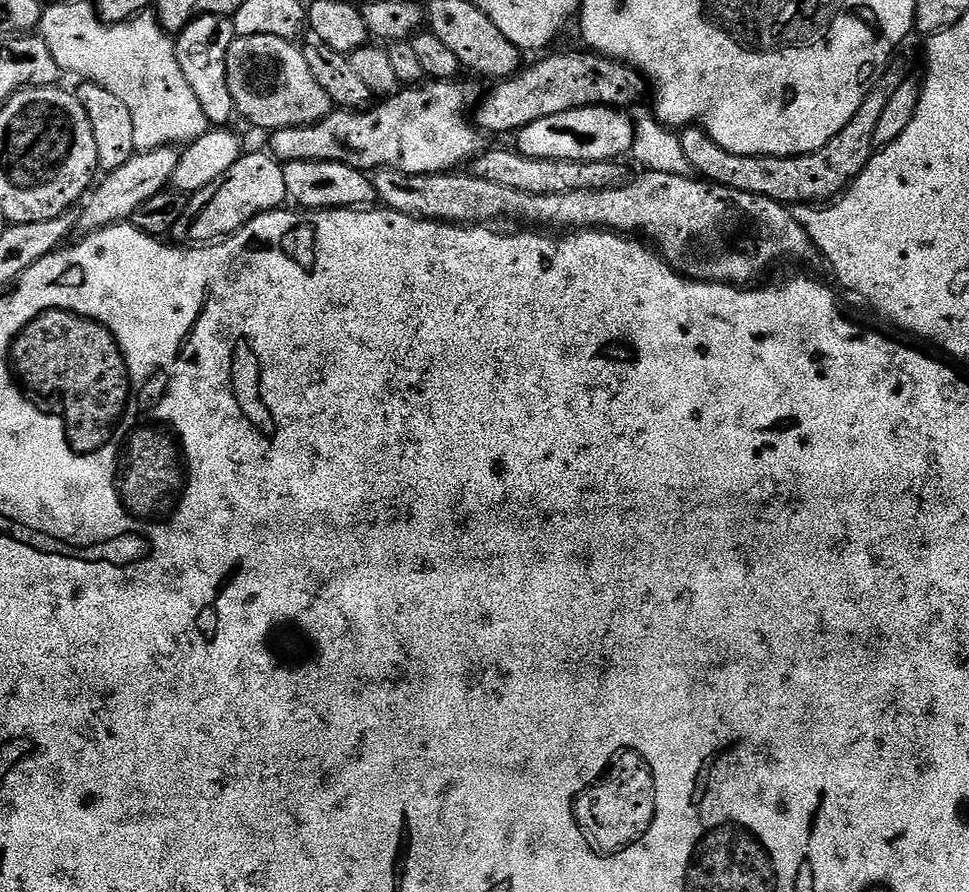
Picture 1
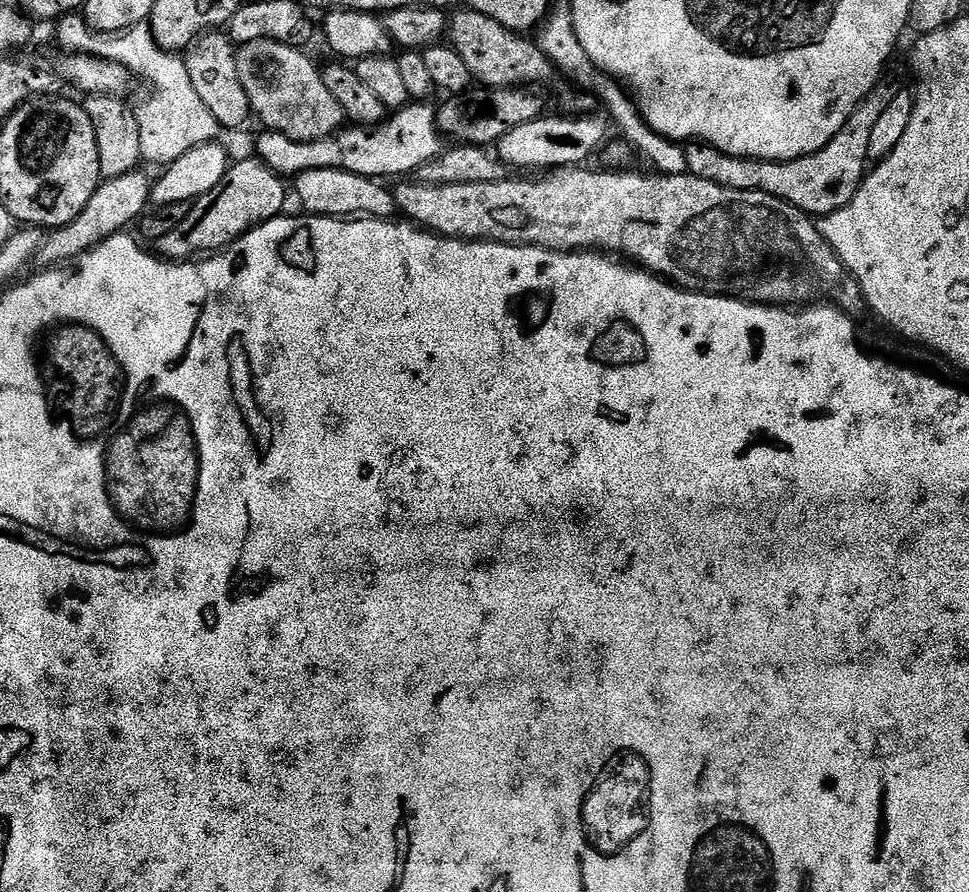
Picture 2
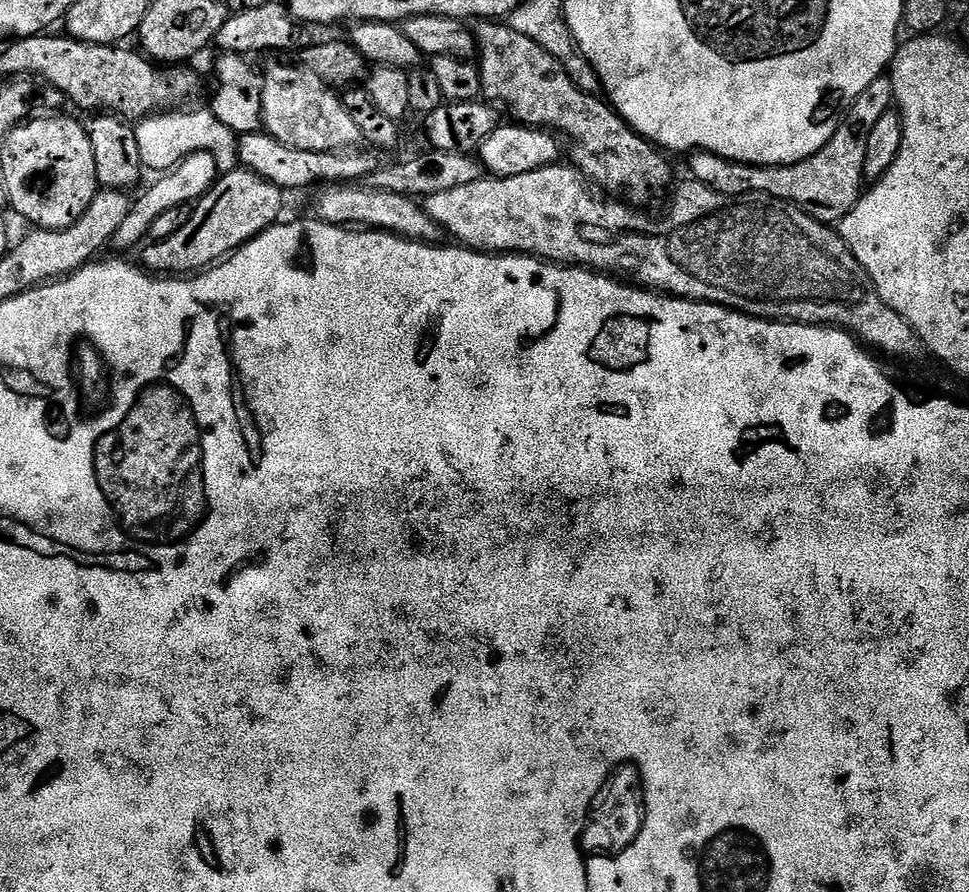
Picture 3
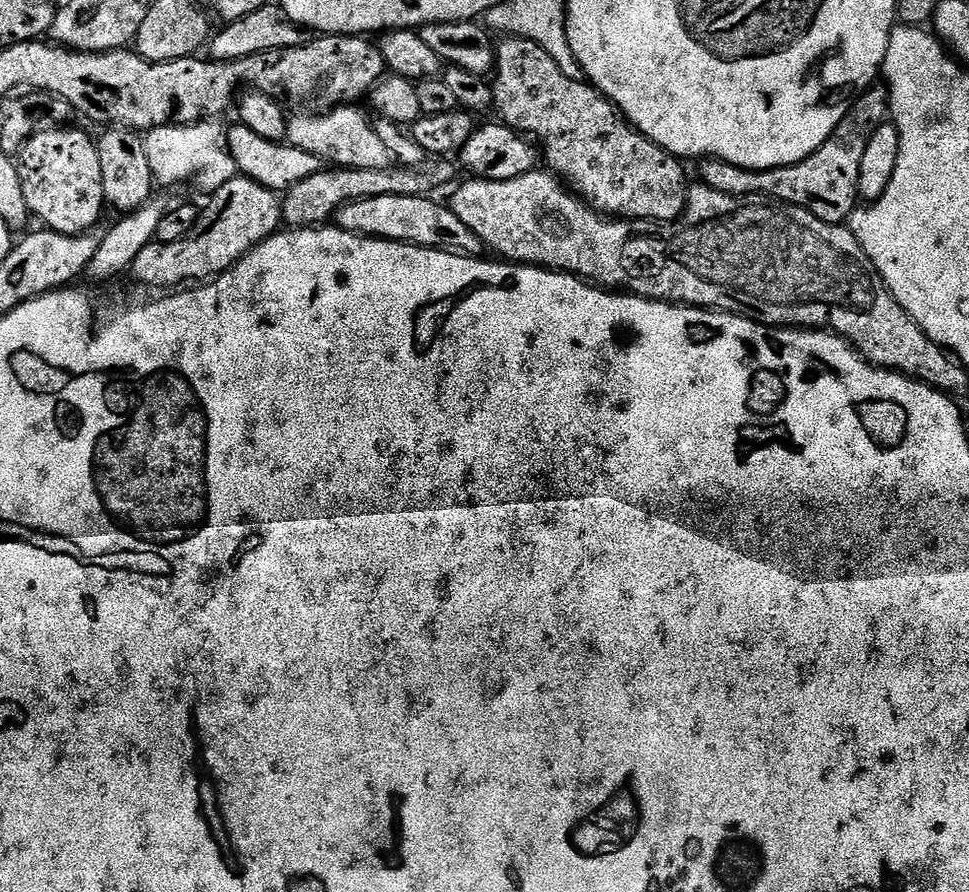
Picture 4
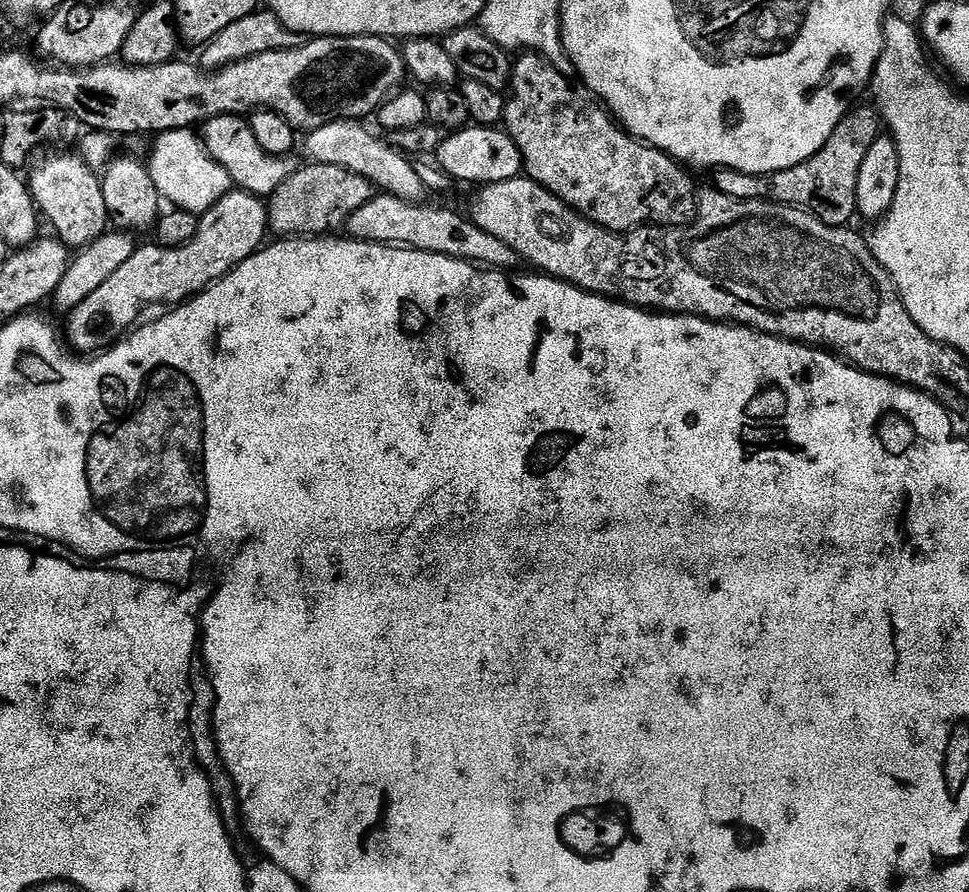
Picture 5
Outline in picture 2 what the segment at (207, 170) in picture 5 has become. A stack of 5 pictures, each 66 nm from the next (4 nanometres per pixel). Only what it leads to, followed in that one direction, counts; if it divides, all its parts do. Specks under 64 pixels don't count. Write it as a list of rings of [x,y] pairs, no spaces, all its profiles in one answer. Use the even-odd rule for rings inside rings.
[[[73,14],[70,16],[61,16],[58,23],[55,25],[56,28],[56,40],[61,44],[65,49],[63,50],[68,54],[87,54],[90,56],[100,56],[103,60],[113,60],[114,62],[118,62],[122,66],[126,66],[129,72],[132,73],[133,77],[145,80],[146,83],[152,87],[152,97],[149,98],[148,101],[145,102],[144,105],[139,105],[138,115],[140,118],[140,137],[142,138],[142,157],[145,161],[148,160],[152,164],[160,164],[159,166],[167,165],[169,162],[177,160],[178,158],[182,158],[182,154],[186,154],[186,150],[194,150],[194,146],[202,146],[203,144],[210,144],[218,141],[222,147],[226,150],[226,154],[228,155],[229,161],[235,162],[237,164],[241,164],[242,162],[246,162],[247,160],[253,159],[256,156],[256,136],[253,133],[248,133],[248,130],[241,130],[239,128],[226,128],[220,125],[218,122],[218,118],[214,118],[214,114],[210,114],[210,110],[206,110],[206,105],[203,104],[202,98],[198,98],[198,90],[194,90],[194,82],[190,82],[190,74],[188,73],[188,68],[184,64],[183,59],[177,53],[168,52],[162,46],[158,46],[158,42],[154,38],[154,34],[152,33],[151,27],[147,23],[139,24],[138,26],[134,26],[133,28],[127,28],[125,32],[119,34],[105,34],[102,32],[96,32],[90,25],[85,22],[83,15]]]

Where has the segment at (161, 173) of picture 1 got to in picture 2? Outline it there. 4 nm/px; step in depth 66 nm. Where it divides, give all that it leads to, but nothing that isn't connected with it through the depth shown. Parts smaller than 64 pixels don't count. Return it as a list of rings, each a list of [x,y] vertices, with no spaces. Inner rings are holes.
[[[137,170],[130,174],[122,174],[118,178],[104,180],[94,190],[94,198],[86,202],[86,210],[74,218],[66,226],[49,231],[44,241],[40,243],[39,263],[44,266],[60,266],[65,262],[75,261],[77,256],[98,246],[106,238],[123,233],[131,223],[139,221],[149,207],[152,199],[153,181],[148,180],[144,170]]]

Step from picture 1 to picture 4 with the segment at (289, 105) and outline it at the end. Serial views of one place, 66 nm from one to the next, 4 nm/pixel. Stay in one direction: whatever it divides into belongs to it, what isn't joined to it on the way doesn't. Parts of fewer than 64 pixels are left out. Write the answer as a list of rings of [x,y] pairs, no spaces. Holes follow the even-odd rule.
[[[345,106],[333,108],[327,114],[300,114],[287,121],[286,140],[293,148],[300,148],[325,161],[337,160],[337,165],[345,168],[375,168],[389,163],[386,146],[378,138],[375,127],[359,112],[359,107]]]

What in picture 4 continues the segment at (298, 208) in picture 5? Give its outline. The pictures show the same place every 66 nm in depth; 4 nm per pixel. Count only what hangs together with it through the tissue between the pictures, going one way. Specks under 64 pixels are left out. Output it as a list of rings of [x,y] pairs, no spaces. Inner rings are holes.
[[[428,158],[424,164],[417,168],[406,168],[403,166],[377,166],[375,168],[345,168],[337,167],[336,171],[328,172],[322,170],[318,174],[310,174],[302,182],[287,189],[282,196],[282,220],[285,225],[293,229],[319,228],[327,225],[335,217],[336,211],[351,200],[365,200],[366,198],[378,198],[379,196],[427,196],[436,194],[439,188],[444,188],[456,176],[457,165],[448,158]]]

